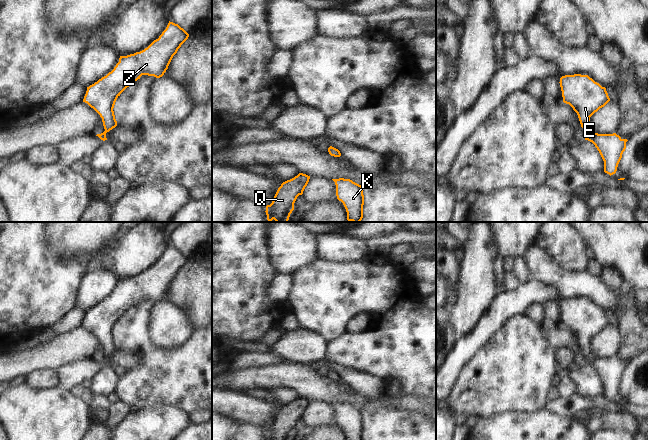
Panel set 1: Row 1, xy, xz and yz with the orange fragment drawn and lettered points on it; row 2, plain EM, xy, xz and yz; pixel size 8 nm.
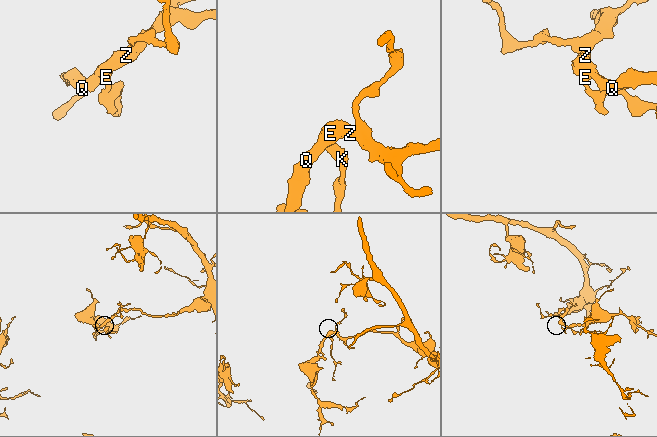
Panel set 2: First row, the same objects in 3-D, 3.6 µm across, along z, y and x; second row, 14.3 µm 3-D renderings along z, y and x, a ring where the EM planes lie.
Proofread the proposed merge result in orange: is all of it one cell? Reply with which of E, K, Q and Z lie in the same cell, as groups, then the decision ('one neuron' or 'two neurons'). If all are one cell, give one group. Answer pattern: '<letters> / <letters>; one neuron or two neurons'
E Q Z / K; two neurons

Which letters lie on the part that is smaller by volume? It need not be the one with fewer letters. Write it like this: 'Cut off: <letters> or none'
Cut off: K

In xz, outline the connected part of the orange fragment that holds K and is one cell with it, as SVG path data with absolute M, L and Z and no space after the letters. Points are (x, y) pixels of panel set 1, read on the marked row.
M332 179L336 185L336 196L347 212L347 220L360 222L363 218L363 187L350 179Z

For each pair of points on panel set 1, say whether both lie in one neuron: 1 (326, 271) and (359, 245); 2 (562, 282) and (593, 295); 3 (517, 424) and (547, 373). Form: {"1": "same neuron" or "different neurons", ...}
{"1": "different neurons", "2": "same neuron", "3": "different neurons"}

